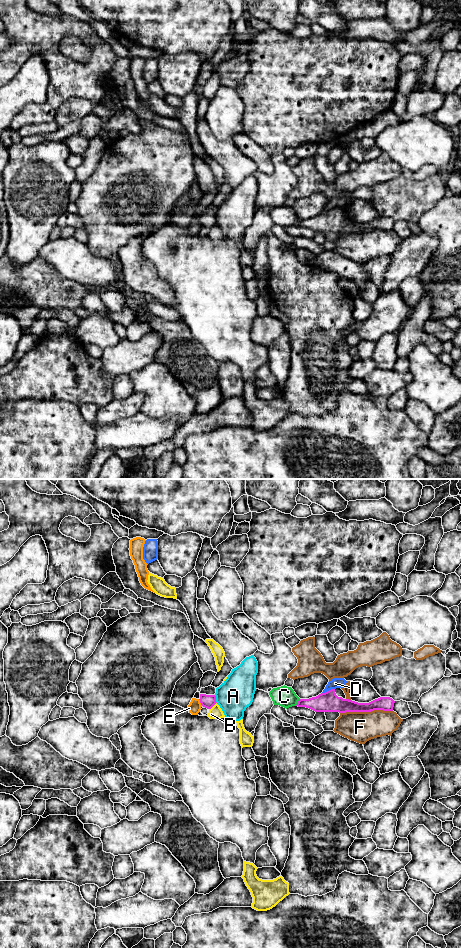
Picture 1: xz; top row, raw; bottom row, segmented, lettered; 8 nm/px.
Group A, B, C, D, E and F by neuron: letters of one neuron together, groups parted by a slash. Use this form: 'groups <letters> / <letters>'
groups A / B / C / D / E / F

